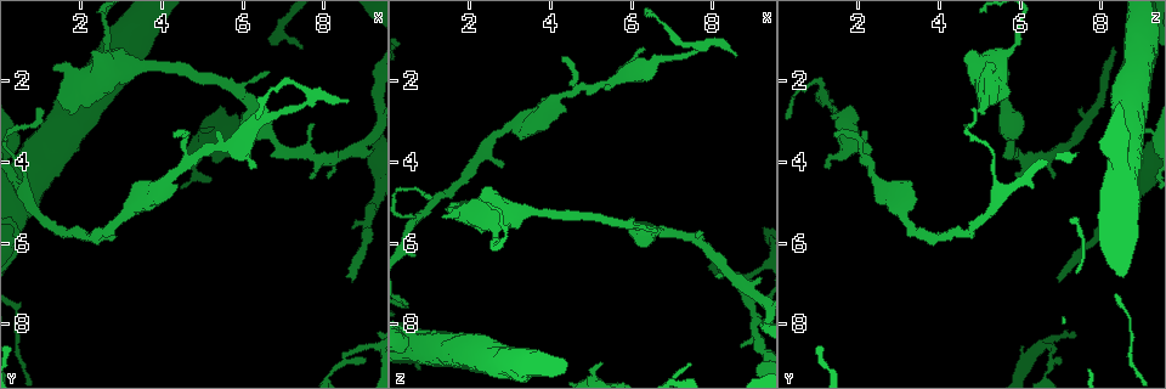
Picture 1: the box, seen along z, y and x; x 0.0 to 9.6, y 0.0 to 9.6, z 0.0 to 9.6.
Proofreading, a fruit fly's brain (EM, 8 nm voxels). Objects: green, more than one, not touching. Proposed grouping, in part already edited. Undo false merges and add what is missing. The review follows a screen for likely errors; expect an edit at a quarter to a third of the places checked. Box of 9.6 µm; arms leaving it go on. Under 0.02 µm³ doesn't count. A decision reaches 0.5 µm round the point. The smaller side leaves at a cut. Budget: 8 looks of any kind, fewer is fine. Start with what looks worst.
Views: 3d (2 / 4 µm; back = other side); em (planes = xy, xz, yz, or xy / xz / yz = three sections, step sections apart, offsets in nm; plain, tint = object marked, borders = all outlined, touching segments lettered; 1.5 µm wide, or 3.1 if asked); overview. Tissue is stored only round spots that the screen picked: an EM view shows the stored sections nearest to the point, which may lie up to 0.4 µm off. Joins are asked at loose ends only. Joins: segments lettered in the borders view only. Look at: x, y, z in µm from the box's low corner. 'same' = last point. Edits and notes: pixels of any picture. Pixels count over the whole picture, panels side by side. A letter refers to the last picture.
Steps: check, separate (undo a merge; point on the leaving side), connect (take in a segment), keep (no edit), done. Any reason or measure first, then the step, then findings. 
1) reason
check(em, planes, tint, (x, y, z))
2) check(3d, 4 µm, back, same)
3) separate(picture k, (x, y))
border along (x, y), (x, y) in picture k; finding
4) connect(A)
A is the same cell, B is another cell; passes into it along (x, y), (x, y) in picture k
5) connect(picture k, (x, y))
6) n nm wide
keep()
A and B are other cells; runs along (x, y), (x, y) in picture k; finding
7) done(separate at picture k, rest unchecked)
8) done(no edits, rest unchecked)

free end
check(em, yz, step 8, tint, (8.65, 7.00, 6.95))

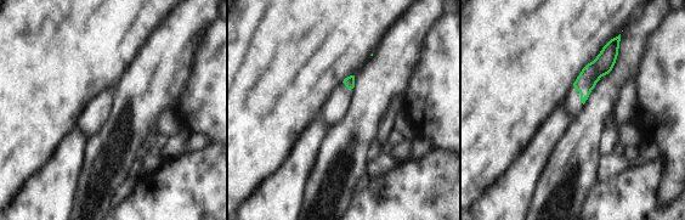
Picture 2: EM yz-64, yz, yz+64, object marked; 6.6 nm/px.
check(em, planes, borders, same)

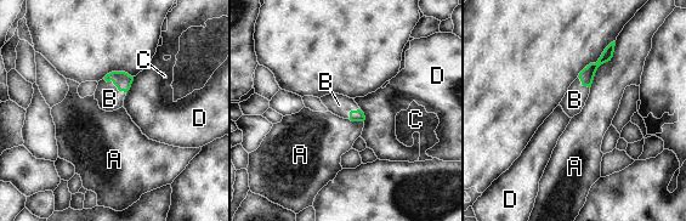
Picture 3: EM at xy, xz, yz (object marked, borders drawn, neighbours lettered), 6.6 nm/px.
connect(B)
B is the same cell, A, C and D are other cells; passes into it along (122, 80), (114, 84), (109, 98) in picture 3; the neuron continues

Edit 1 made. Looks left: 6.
see it whole again
check(overview)

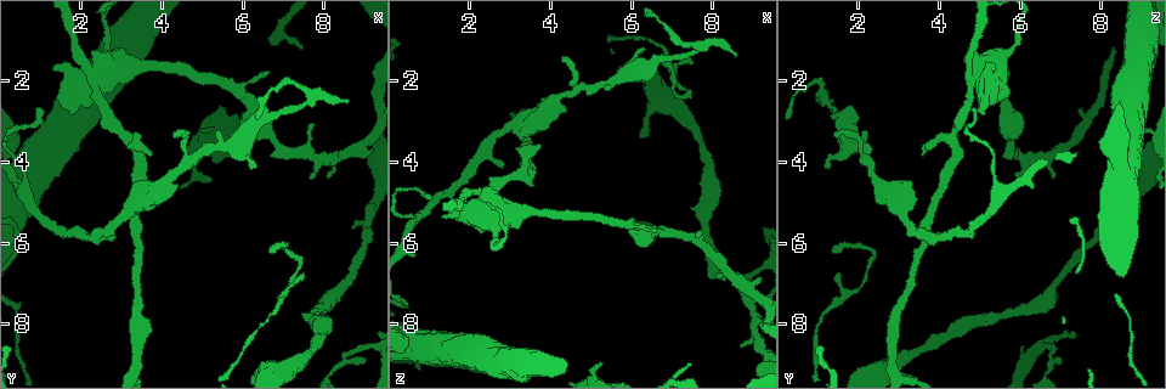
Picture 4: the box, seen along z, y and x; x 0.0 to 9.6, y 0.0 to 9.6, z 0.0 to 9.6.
tapers out
check(em, xz, step 8, plain, (6.65, 1.75, 5.75))

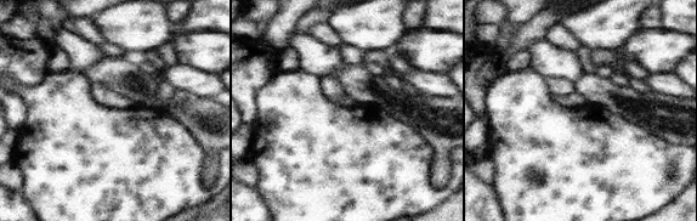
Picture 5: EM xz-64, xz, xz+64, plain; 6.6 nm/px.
check(em, xz, step 8, borders, same)

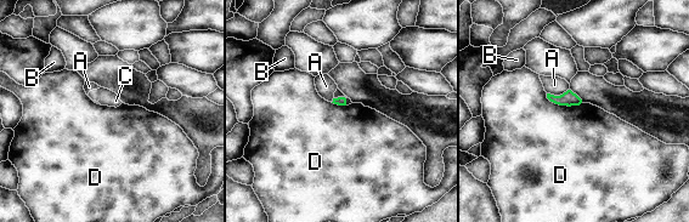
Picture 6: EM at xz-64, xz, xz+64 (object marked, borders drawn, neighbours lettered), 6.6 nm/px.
D touches over 240 nm
keep()
A, B, C and D are other cells; no lettered segment goes on from it

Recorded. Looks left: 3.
calibre changes
check(3d, 4 µm, (8.55, 8.80, 6.80))

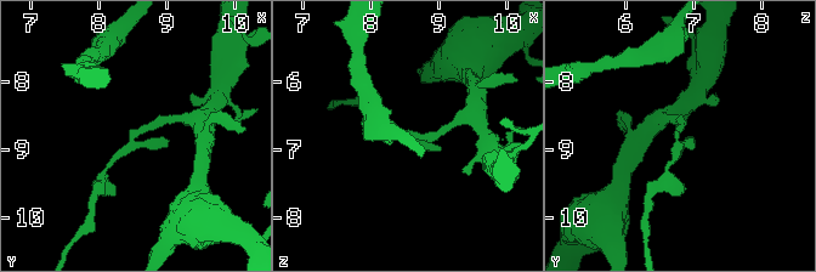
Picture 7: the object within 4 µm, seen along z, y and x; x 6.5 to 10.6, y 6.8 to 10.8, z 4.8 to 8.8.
now the EM
check(em, xy, step 8, tint, (8.60, 8.85, 6.80))

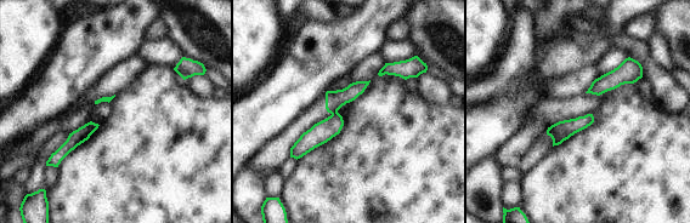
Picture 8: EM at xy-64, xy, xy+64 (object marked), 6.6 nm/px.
what lies round it
check(em, xy, step 8, borders, same)

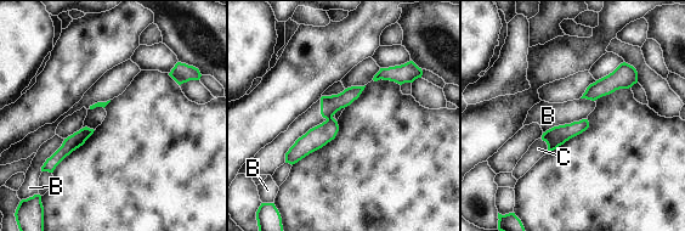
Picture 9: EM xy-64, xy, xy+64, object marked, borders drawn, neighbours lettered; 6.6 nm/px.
separate(picture 9, (329, 105))
B and C are other cells; border along (332, 117), (327, 119) in picture 9; a second neuron is stuck on

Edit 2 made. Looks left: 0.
done(connect at picture 3, separate at picture 9, rest unchecked)

